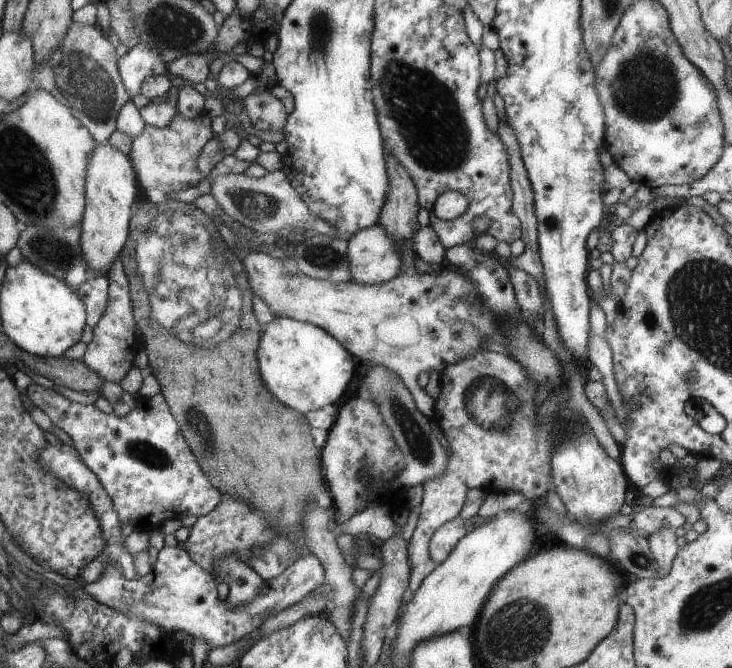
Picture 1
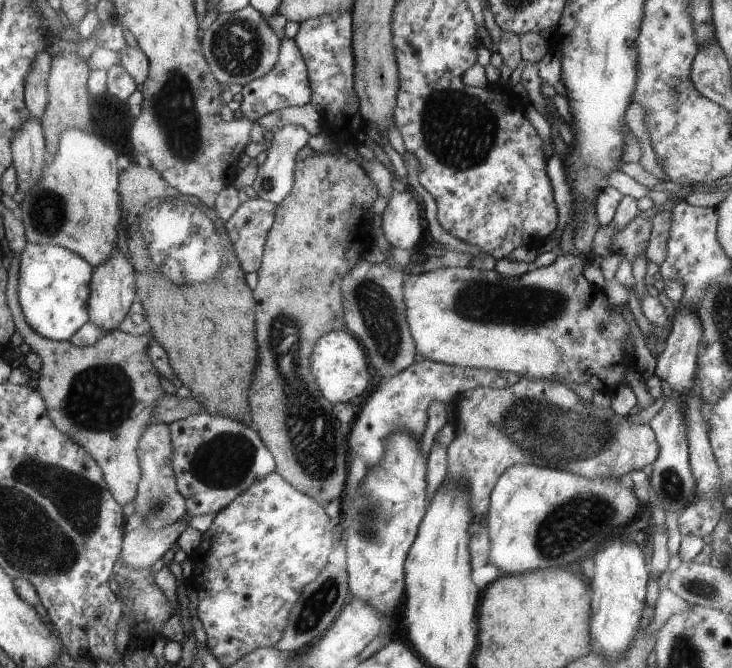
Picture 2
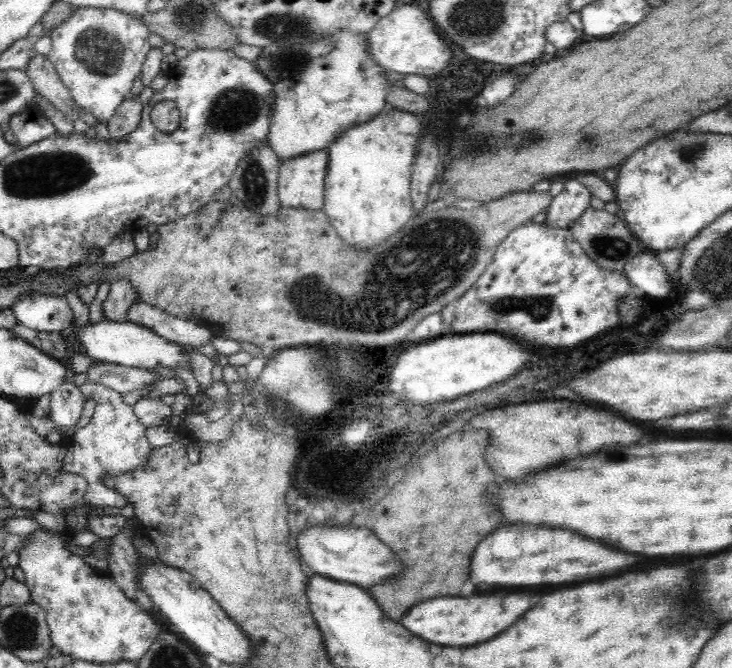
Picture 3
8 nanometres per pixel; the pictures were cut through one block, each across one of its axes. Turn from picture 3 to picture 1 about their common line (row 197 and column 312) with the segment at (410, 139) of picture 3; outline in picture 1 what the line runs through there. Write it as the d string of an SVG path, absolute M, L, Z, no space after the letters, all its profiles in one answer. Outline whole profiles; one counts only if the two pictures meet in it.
M275 317L263 324L257 342L257 368L265 388L285 406L301 414L326 408L347 388L353 376L355 358L327 331L315 325Z

